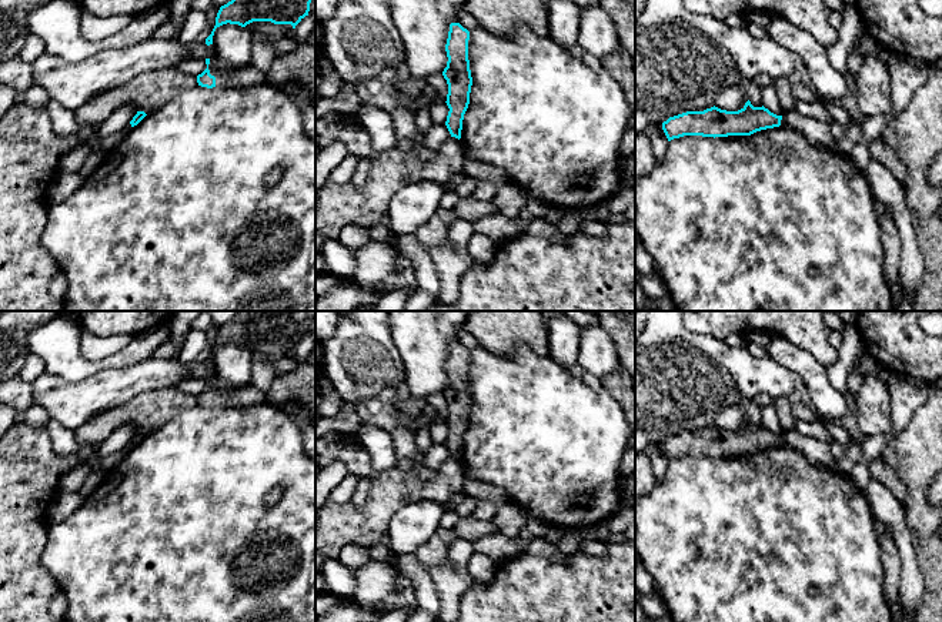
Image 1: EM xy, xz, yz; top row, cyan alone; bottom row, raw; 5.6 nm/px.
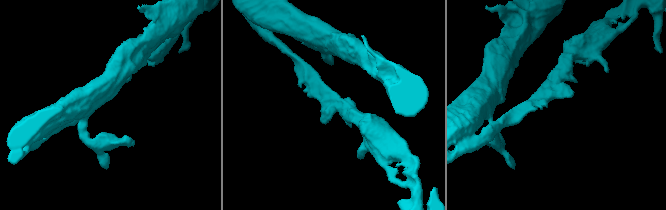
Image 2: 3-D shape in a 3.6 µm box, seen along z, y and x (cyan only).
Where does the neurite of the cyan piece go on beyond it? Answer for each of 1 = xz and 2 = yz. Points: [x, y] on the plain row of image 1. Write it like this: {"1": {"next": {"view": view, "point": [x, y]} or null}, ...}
{"1": {"next": null}, "2": {"next": null}}

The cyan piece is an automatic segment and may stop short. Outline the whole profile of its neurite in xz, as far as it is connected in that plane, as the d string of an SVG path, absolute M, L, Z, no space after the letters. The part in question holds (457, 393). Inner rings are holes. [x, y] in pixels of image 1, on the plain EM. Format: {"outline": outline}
{"outline": "M451 342L445 364L447 387L442 391L448 404L445 445L451 457L461 458L464 434L470 424L472 397L468 379L470 351L460 342Z"}

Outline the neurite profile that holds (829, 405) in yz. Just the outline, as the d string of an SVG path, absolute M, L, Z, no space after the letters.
M772 337L768 350L778 364L801 375L818 418L832 422L844 419L848 412L845 397L831 385L824 365L784 337Z

